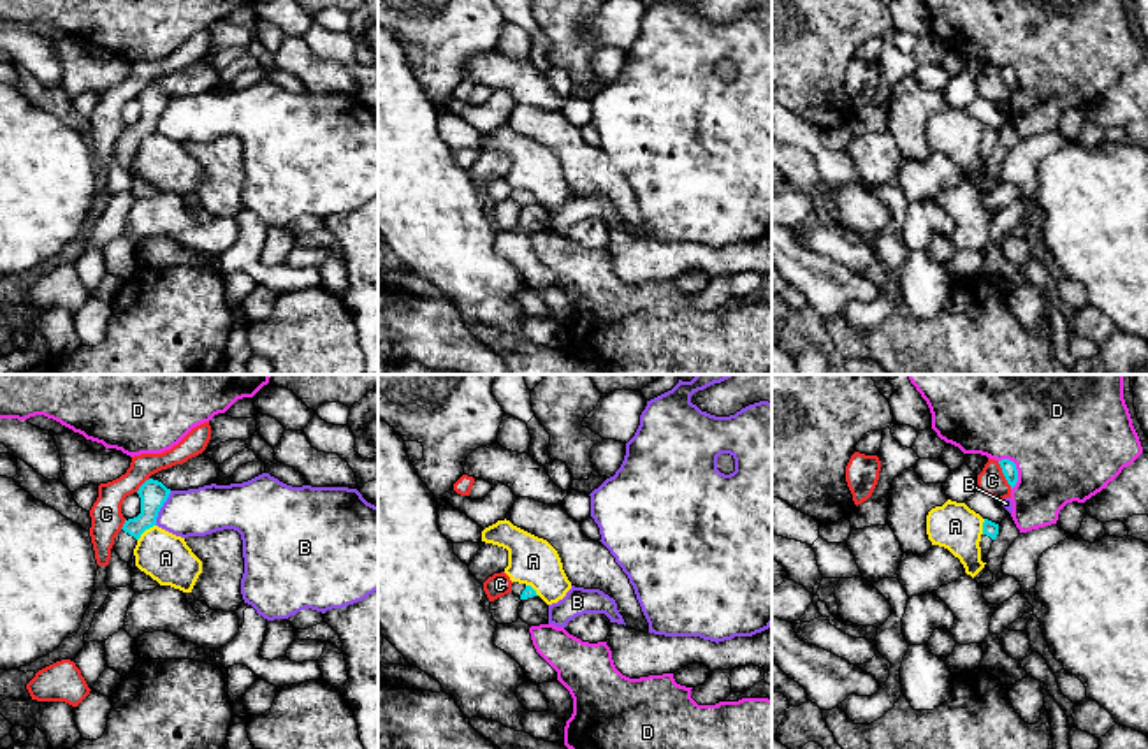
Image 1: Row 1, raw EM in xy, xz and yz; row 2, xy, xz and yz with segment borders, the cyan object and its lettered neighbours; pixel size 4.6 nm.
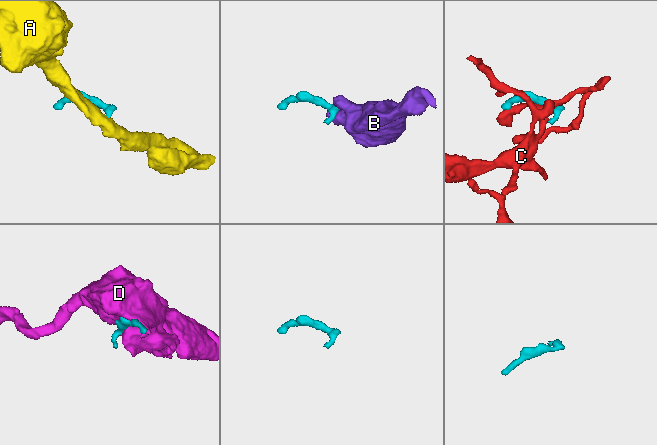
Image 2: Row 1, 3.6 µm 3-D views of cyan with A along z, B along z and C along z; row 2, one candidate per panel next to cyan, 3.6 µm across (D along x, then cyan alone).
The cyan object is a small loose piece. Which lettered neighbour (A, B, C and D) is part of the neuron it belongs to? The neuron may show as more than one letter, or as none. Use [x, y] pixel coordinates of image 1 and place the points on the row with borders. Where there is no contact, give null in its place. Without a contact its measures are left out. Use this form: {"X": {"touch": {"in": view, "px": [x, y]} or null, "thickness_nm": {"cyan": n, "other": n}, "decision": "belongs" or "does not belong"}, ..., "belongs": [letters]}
{"A": {"touch": {"in": "xy", "px": [145, 530]}, "thickness_nm": {"cyan": 120, "other": 220}, "decision": "does not belong"}, "B": {"touch": {"in": "xy", "px": [160, 507]}, "thickness_nm": {"cyan": 120, "other": 220}, "decision": "does not belong"}, "C": {"touch": {"in": "yz", "px": [1004, 475]}, "thickness_nm": {"cyan": 70, "other": 120}, "decision": "does not belong"}, "D": {"touch": {"in": "yz", "px": [1017, 472]}, "thickness_nm": {"cyan": 70, "other": 480}, "decision": "does not belong"}, "belongs": []}

